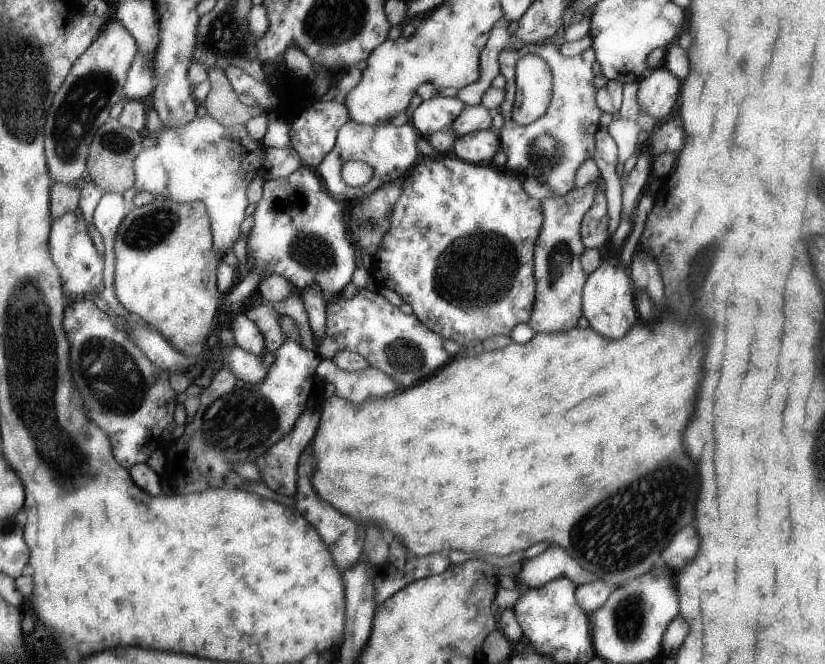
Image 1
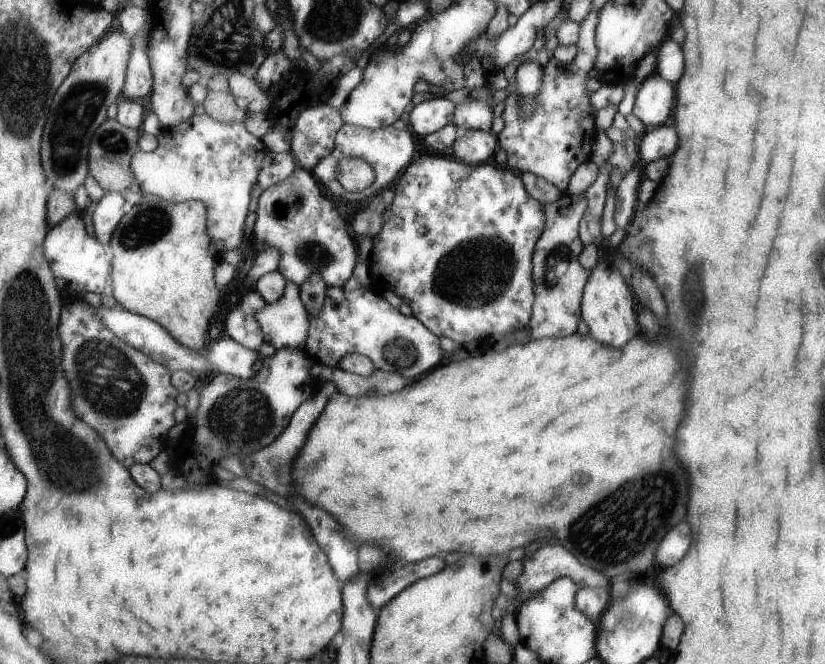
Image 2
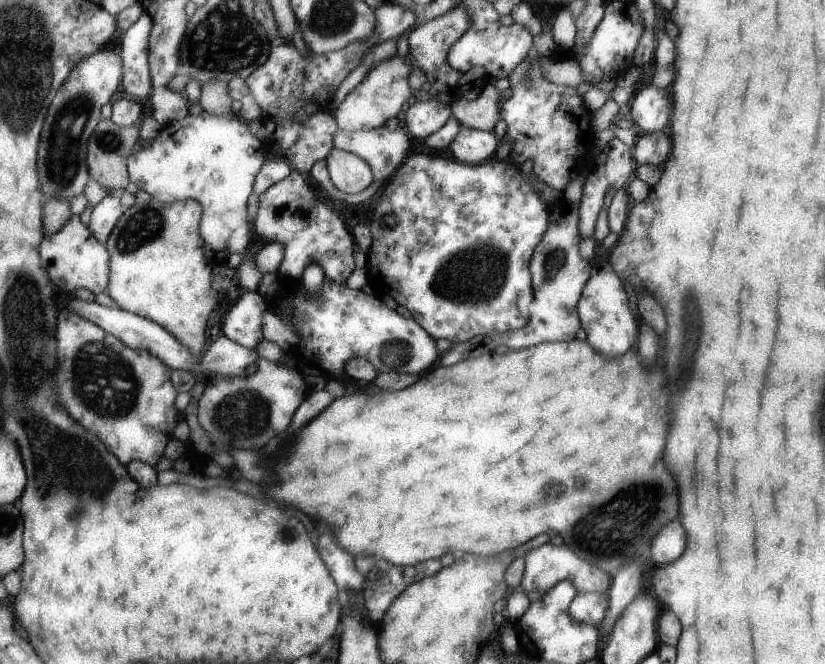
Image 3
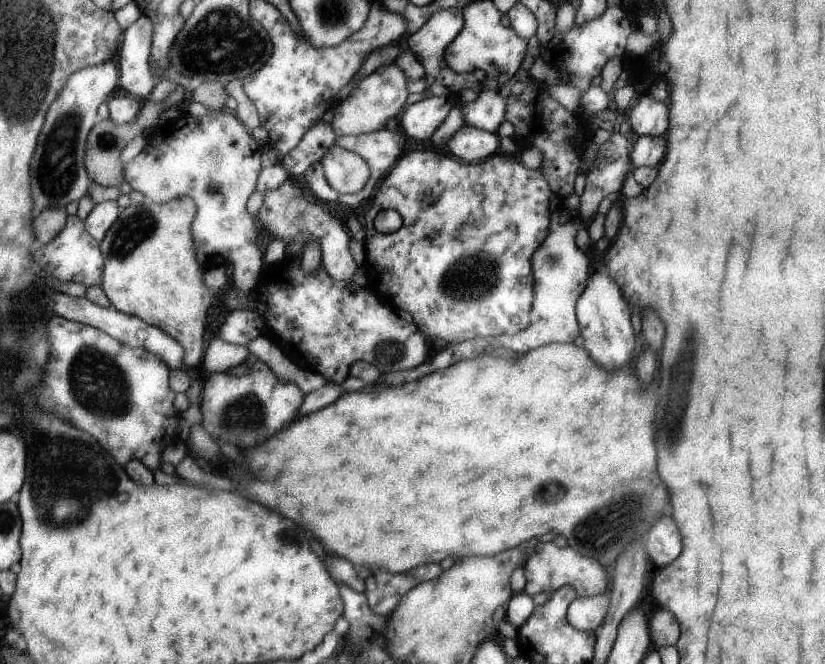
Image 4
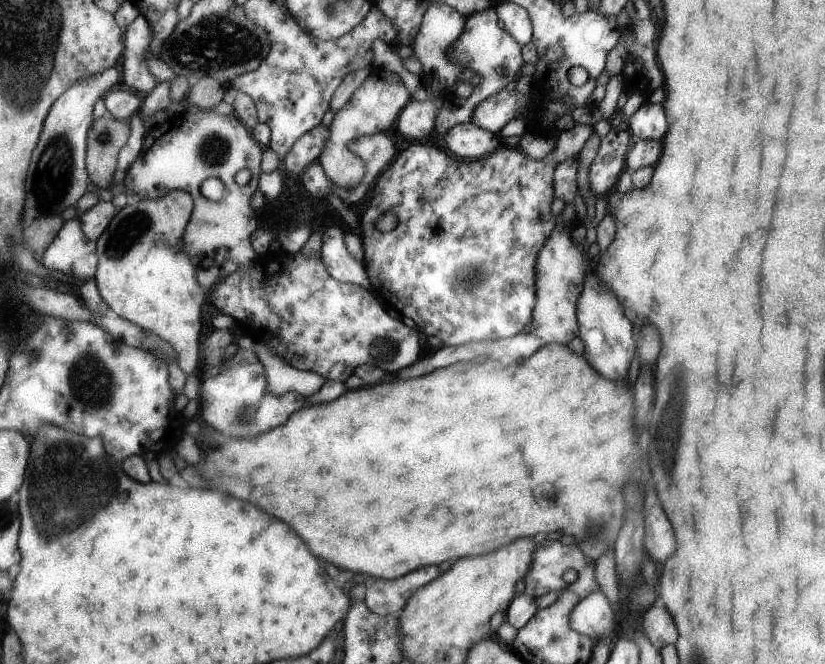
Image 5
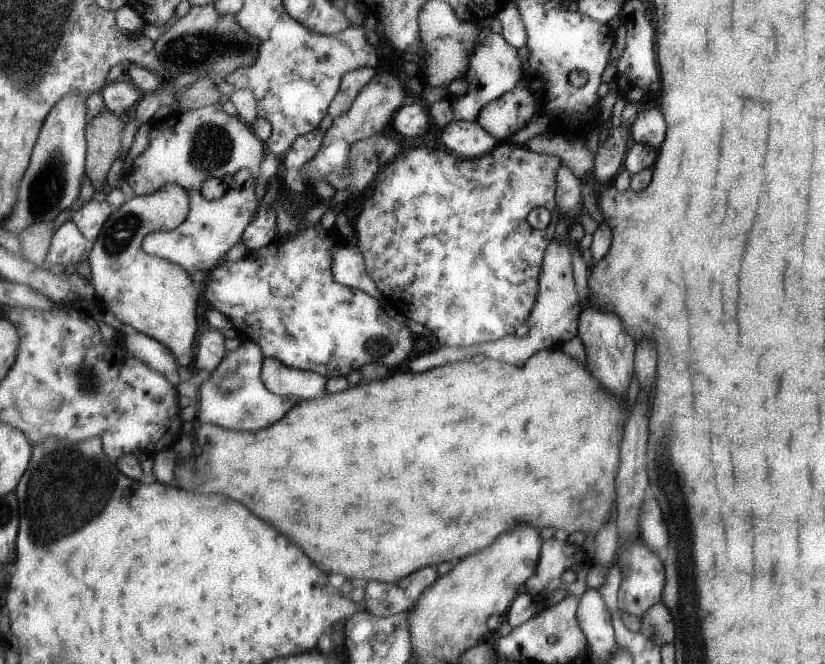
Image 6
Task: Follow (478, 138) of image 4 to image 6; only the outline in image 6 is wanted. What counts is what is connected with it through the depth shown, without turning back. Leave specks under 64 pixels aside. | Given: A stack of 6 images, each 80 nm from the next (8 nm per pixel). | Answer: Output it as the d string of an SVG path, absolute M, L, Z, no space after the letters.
M451 121L439 136L449 152L468 159L483 157L499 142L475 121Z

